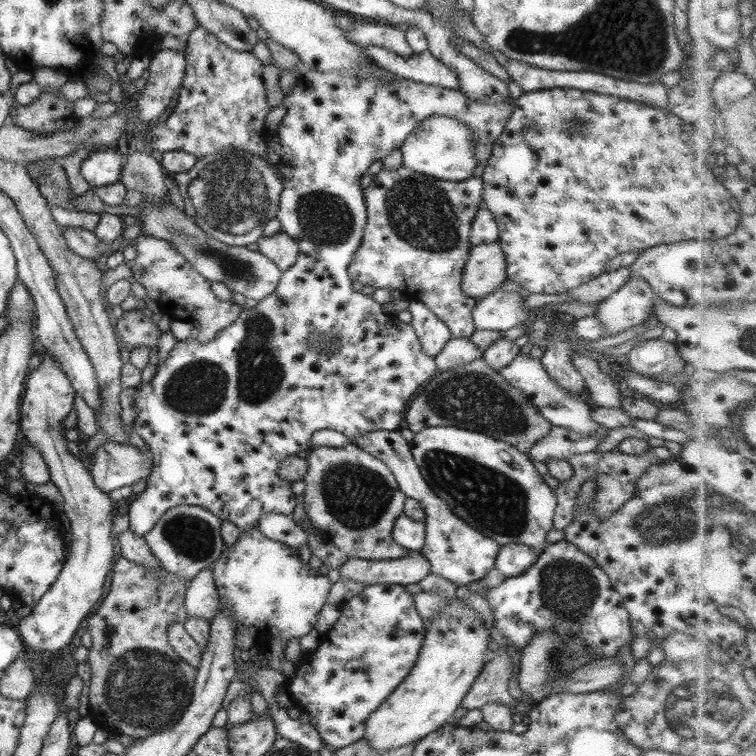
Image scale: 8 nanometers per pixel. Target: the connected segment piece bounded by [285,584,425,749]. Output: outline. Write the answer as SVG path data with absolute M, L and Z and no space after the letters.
M399 584L367 585L360 593L352 596L352 598L349 598L346 603L342 604L339 610L339 619L337 619L337 622L335 622L335 624L333 624L333 626L331 626L331 628L320 637L318 640L319 646L316 646L314 651L304 652L300 655L300 658L297 660L297 670L294 672L294 675L285 683L285 690L287 690L296 706L298 706L299 709L306 711L306 714L310 719L309 723L315 727L315 730L318 732L321 740L325 744L333 746L336 749L357 742L362 738L362 736L364 736L364 729L366 728L366 720L368 719L368 716L376 708L380 708L380 704L387 698L387 696L391 694L391 692L396 690L396 686L399 686L399 683L411 670L411 667L417 658L419 648L421 648L422 645L425 625L415 611L411 594L405 591L405 589L403 589L403 587L401 587Z

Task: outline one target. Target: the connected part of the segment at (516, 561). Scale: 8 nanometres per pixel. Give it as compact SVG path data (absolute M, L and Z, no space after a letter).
M521 544L500 546L494 560L494 567L505 578L517 576L527 570L538 557L533 549Z

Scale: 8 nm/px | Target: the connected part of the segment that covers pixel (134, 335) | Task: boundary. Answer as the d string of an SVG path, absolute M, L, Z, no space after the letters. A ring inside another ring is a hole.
M139 306L140 311L123 311L122 316L114 321L118 340L129 351L137 346L153 348L159 338L157 325L151 321L151 317L143 314L141 308Z

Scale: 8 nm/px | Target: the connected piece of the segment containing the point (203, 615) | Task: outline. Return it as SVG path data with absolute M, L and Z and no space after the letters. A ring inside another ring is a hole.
M204 568L187 582L184 594L186 616L205 620L211 624L217 606L219 606L219 597L210 568Z

